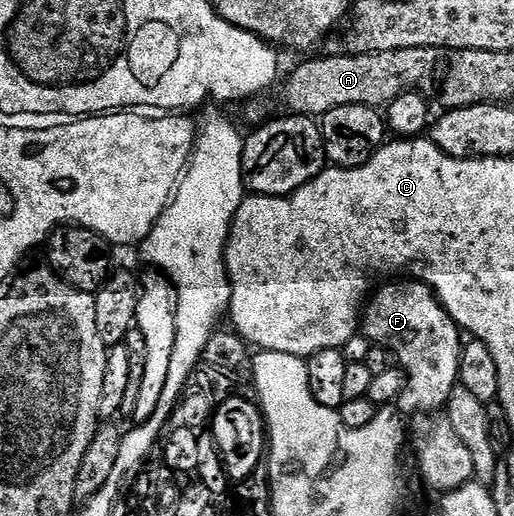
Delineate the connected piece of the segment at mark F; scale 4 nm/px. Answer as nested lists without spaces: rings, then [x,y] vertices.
[[[423,280],[411,281],[415,282],[391,282],[388,286],[381,287],[372,298],[370,295],[361,314],[361,334],[368,342],[376,346],[386,346],[394,357],[395,354],[399,357],[398,365],[401,367],[406,385],[409,387],[405,398],[408,398],[413,405],[420,406],[423,412],[439,412],[446,407],[450,394],[455,391],[459,381],[461,331],[451,319],[451,314],[435,297],[435,292],[430,285]]]

